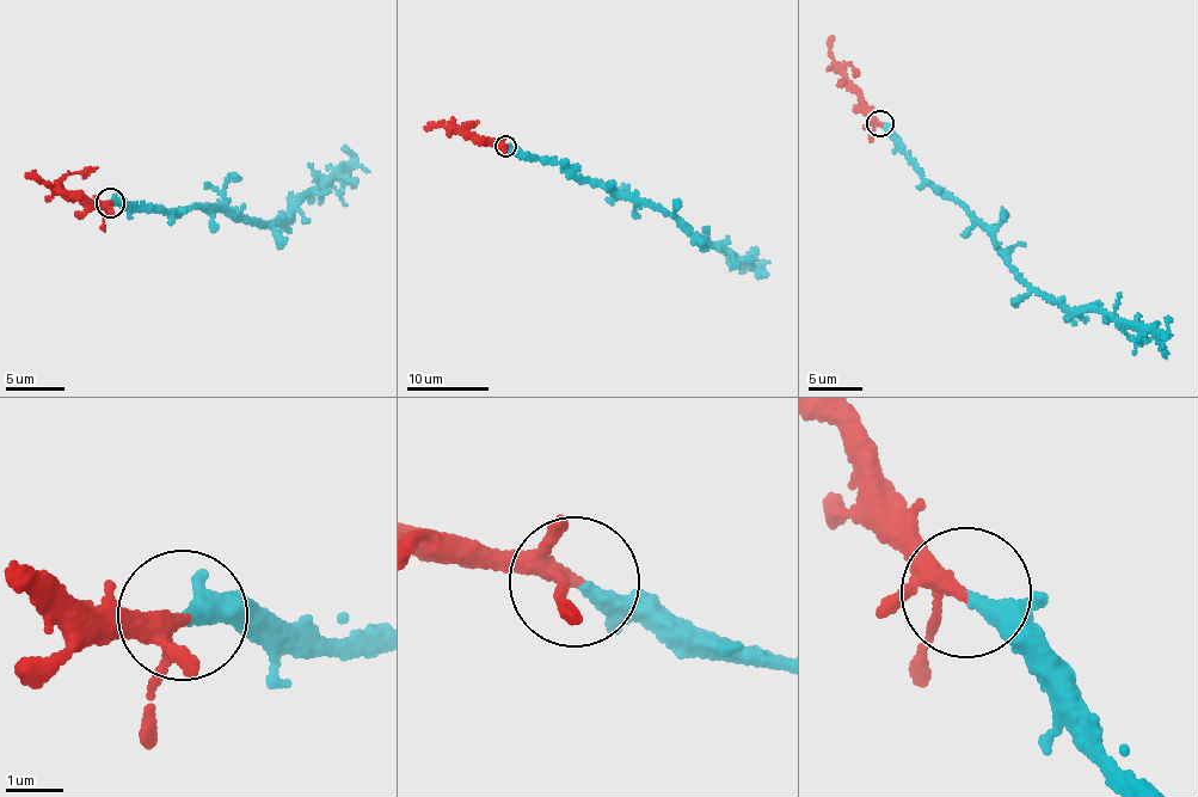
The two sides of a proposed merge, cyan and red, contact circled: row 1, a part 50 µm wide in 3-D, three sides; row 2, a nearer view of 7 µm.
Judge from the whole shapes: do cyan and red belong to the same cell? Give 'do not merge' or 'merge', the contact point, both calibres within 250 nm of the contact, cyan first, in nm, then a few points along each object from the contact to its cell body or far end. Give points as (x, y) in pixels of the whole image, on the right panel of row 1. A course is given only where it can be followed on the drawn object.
merge; place (880, 123); calibres 200 and 190 nm; course cyan (880, 122), (903, 143), (921, 176), (991, 235), (1011, 267), (1067, 310), (1103, 313), (1165, 332), (1168, 316); course red (880, 122), (833, 61), (833, 36)

